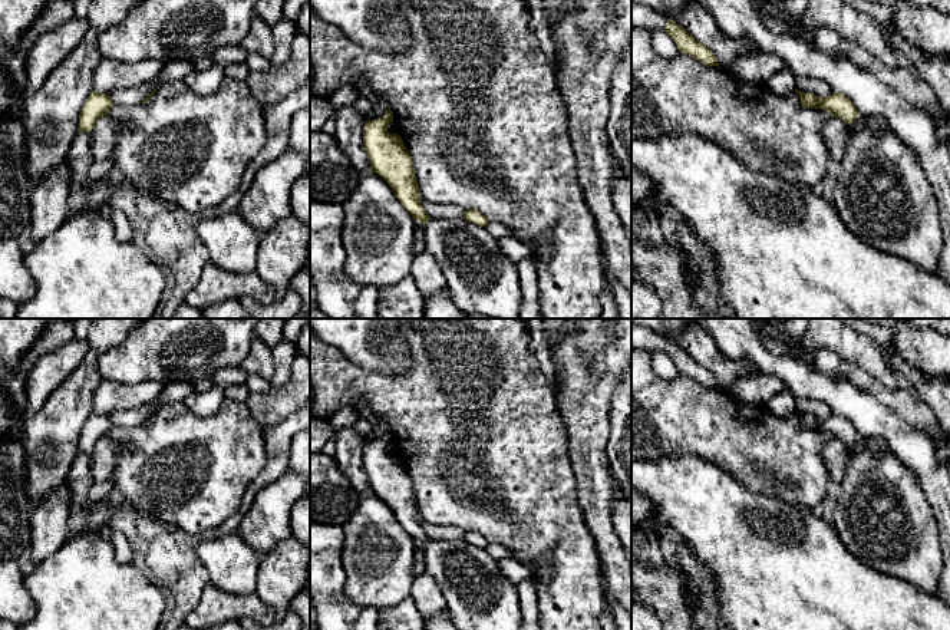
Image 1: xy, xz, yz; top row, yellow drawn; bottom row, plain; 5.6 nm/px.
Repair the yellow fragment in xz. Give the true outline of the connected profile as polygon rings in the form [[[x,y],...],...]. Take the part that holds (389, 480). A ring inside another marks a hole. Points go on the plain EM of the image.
[[[390,431],[383,439],[366,443],[363,466],[370,482],[370,492],[387,504],[398,522],[416,542],[413,554],[413,574],[416,577],[425,571],[425,545],[431,540],[419,522],[419,507],[412,478],[402,459],[387,453],[390,443],[393,443]]]

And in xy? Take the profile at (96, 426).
[[[90,413],[79,435],[79,455],[67,472],[70,488],[70,518],[79,518],[89,505],[88,492],[90,488],[90,461],[95,445],[113,428],[106,415]]]

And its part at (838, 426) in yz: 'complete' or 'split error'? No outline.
split error

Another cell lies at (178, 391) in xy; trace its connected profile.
[[[189,380],[171,382],[152,402],[136,409],[113,412],[109,415],[109,419],[113,426],[133,428],[142,425],[154,410],[169,403],[184,402],[184,399],[194,392],[194,385],[195,382]]]

